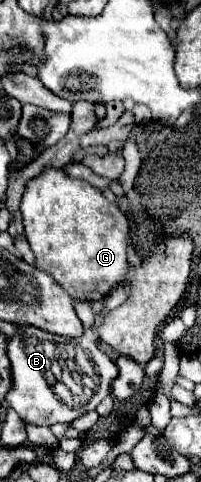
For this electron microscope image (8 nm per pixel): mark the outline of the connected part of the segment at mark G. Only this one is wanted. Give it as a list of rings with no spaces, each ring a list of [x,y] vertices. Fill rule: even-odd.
[[[49,171],[35,177],[25,189],[21,201],[25,235],[35,255],[35,267],[49,273],[73,299],[77,301],[101,301],[113,289],[123,285],[127,277],[127,237],[129,219],[119,211],[115,203],[109,203],[99,189],[81,179],[71,179],[65,171]]]

